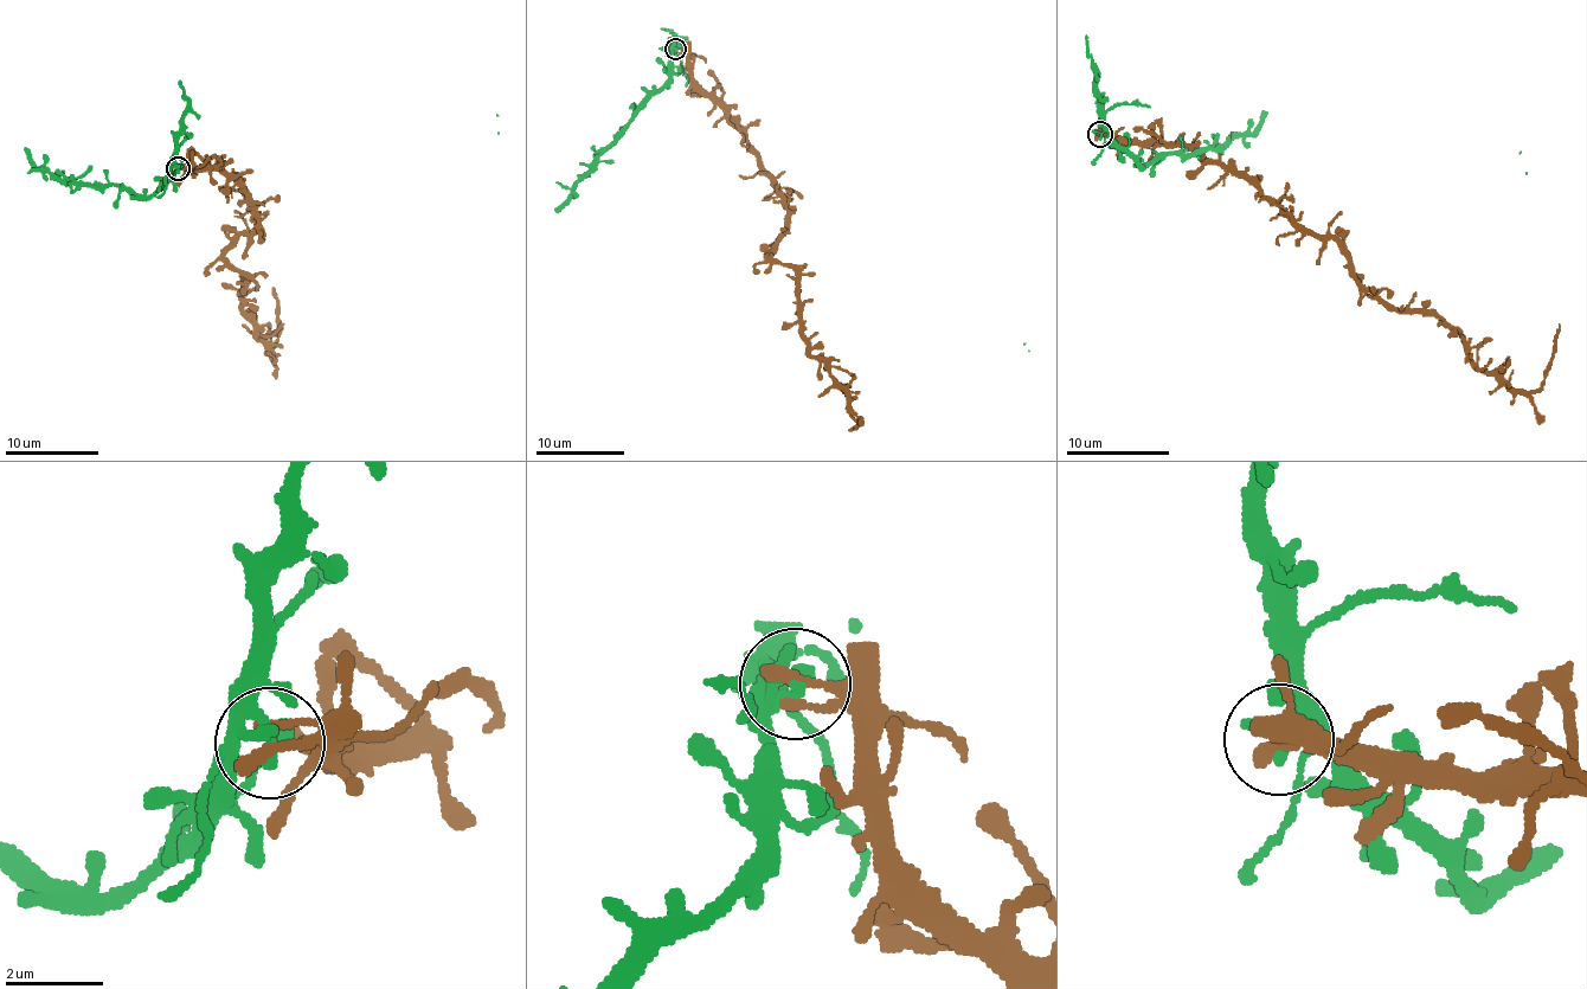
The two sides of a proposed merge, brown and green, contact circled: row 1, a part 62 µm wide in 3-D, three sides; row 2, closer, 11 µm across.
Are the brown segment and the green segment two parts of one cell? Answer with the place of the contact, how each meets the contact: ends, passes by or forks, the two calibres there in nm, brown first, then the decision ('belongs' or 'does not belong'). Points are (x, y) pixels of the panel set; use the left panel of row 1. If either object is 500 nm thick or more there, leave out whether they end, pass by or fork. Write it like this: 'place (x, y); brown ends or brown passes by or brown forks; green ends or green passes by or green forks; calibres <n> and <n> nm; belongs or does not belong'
place (178, 168); brown ends; green ends; calibres 320 and 240 nm; belongs

